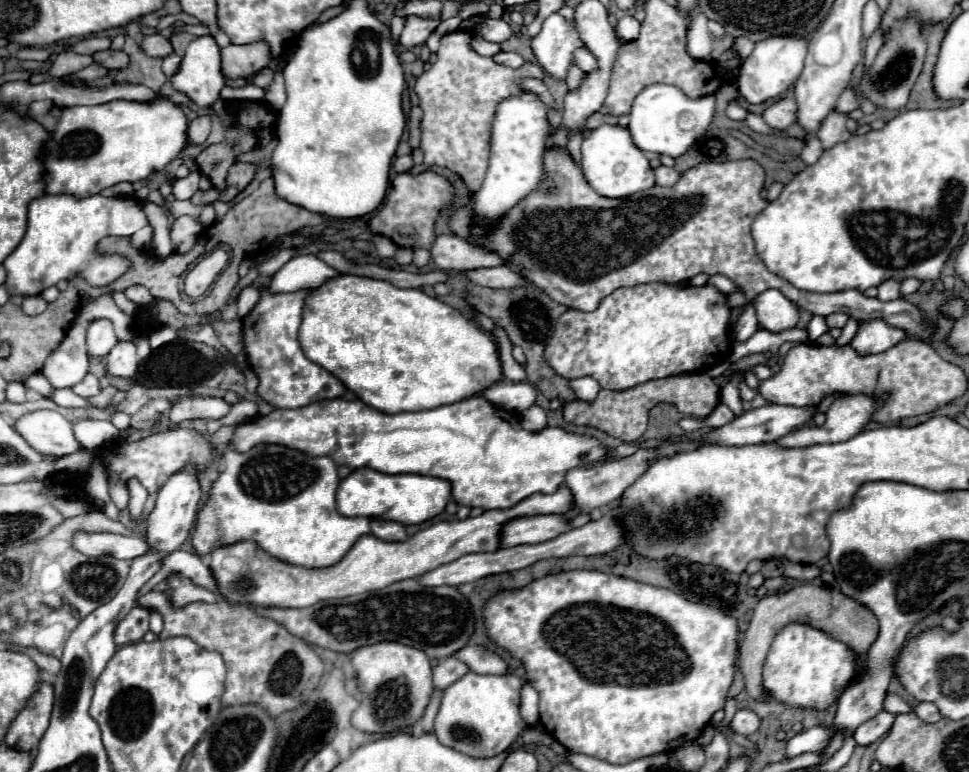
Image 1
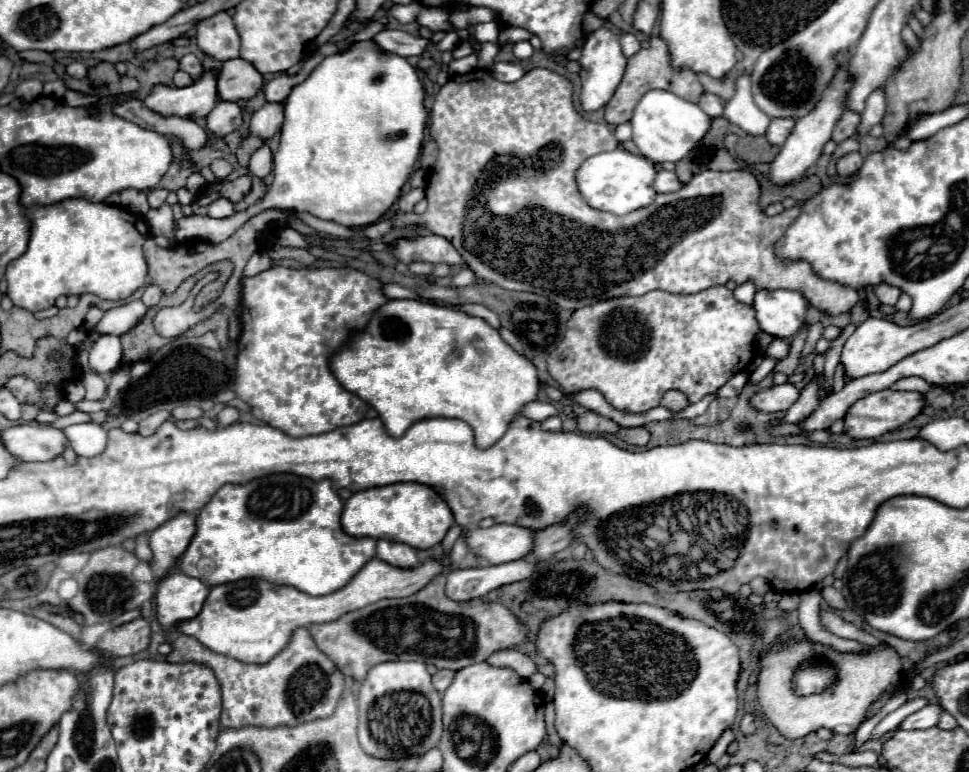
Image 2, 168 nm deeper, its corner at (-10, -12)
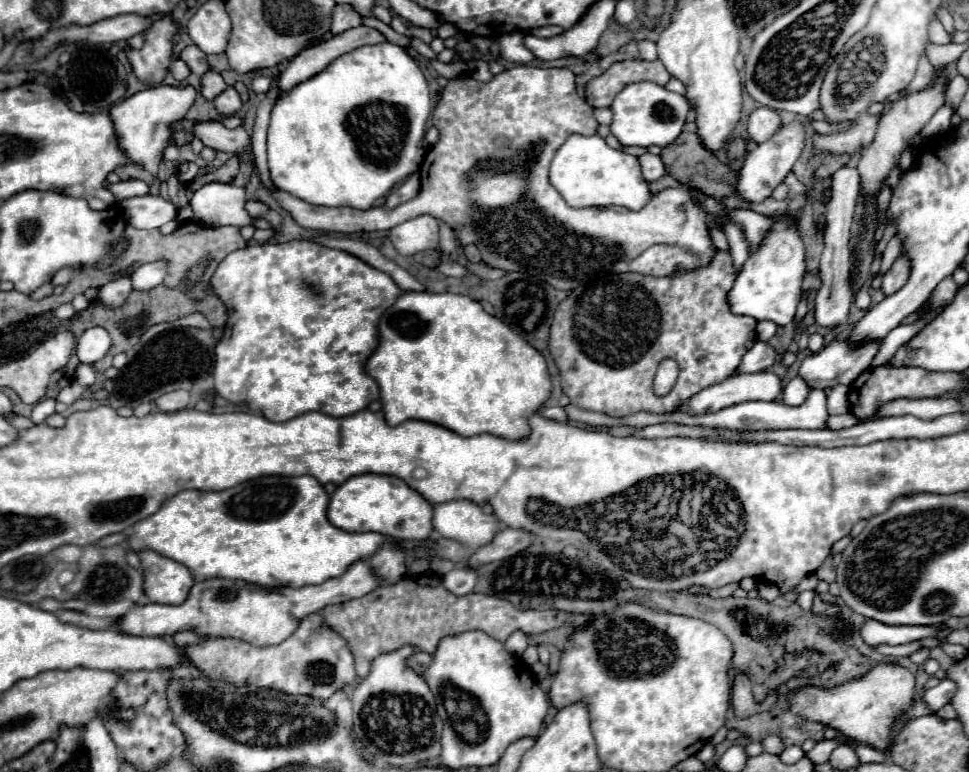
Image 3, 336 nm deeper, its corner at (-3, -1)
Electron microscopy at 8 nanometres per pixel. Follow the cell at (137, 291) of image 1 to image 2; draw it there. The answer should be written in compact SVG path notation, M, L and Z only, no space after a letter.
M146 286L144 294L142 294L142 302L150 308L150 306L156 306L158 300L162 298L162 290L158 286Z

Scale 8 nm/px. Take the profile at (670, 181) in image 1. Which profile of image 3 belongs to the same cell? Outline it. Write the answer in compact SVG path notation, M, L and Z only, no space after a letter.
M645 153L639 157L639 163L641 163L641 171L643 171L643 177L645 181L657 181L665 175L665 165L661 161L661 157L657 155L651 155L651 153Z

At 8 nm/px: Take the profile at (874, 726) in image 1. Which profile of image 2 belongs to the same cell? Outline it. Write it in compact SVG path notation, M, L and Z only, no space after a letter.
M928 704L926 708L922 708L922 710L910 714L910 716L900 724L900 728L902 728L902 730L932 728L932 726L938 724L940 714L942 714L942 706L940 706L940 704Z

